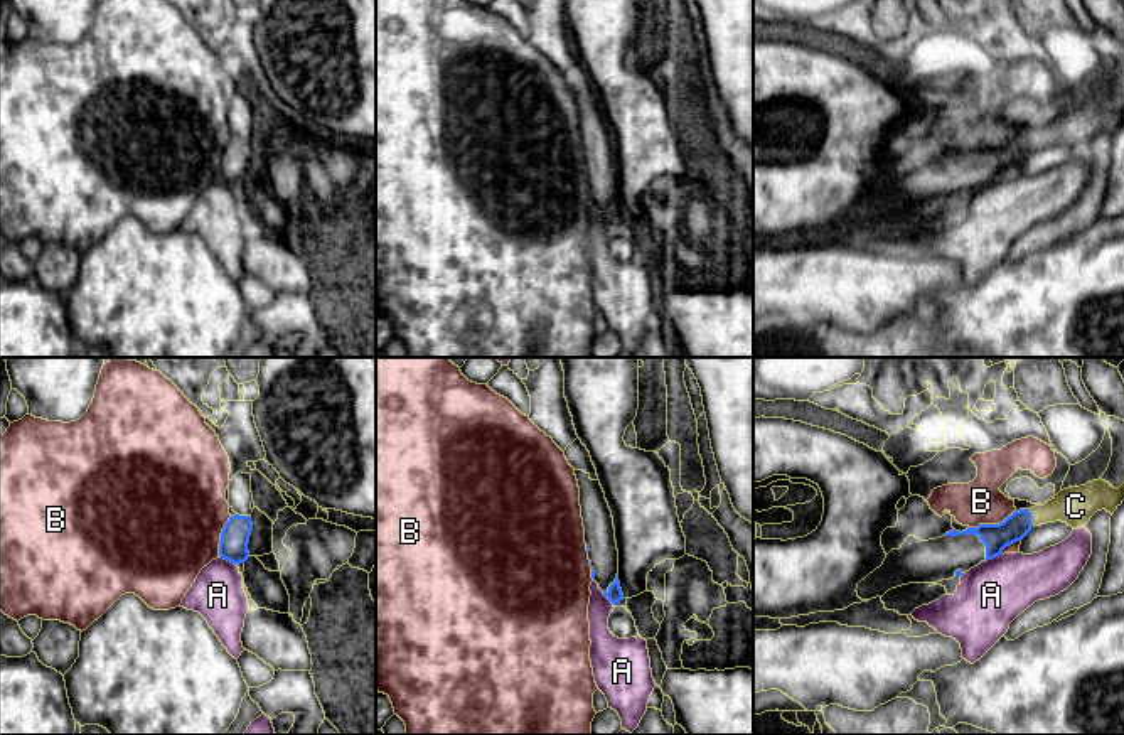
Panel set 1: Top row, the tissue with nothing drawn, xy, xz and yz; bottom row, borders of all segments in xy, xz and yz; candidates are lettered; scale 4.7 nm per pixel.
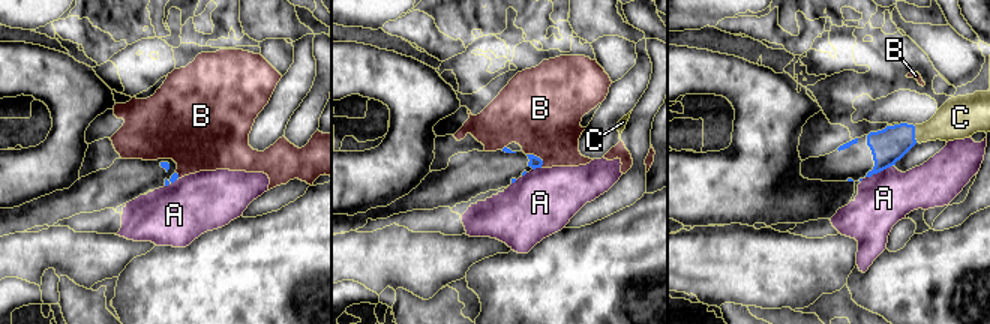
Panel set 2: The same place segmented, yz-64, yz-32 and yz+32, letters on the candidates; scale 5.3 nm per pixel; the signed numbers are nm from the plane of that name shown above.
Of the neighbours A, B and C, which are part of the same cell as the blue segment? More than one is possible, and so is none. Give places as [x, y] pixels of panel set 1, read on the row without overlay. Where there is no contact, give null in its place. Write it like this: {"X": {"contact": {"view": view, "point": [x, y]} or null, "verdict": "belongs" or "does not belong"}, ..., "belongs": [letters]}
{"A": {"contact": {"view": "xz", "point": [605, 218]}, "verdict": "does not belong"}, "B": {"contact": {"view": "yz", "point": [991, 147]}, "verdict": "does not belong"}, "C": {"contact": {"view": "yz", "point": [1030, 140]}, "verdict": "belongs"}, "belongs": ["C"]}

